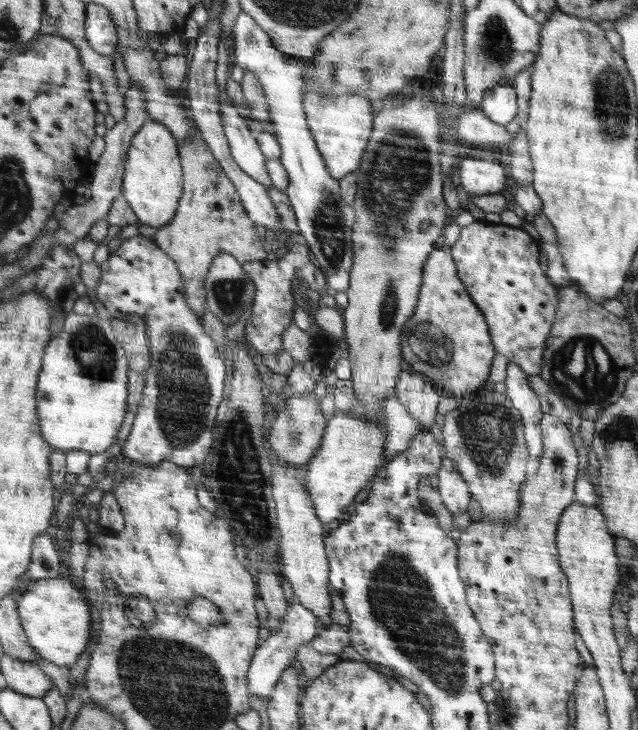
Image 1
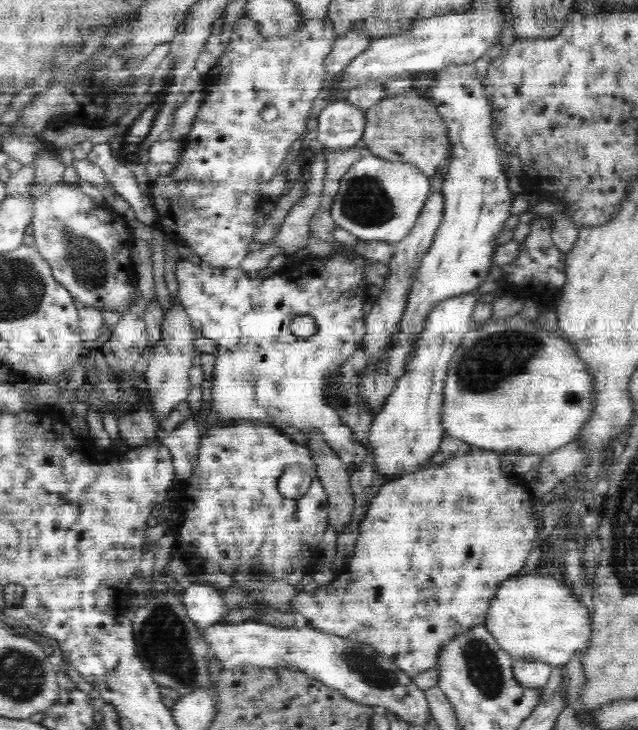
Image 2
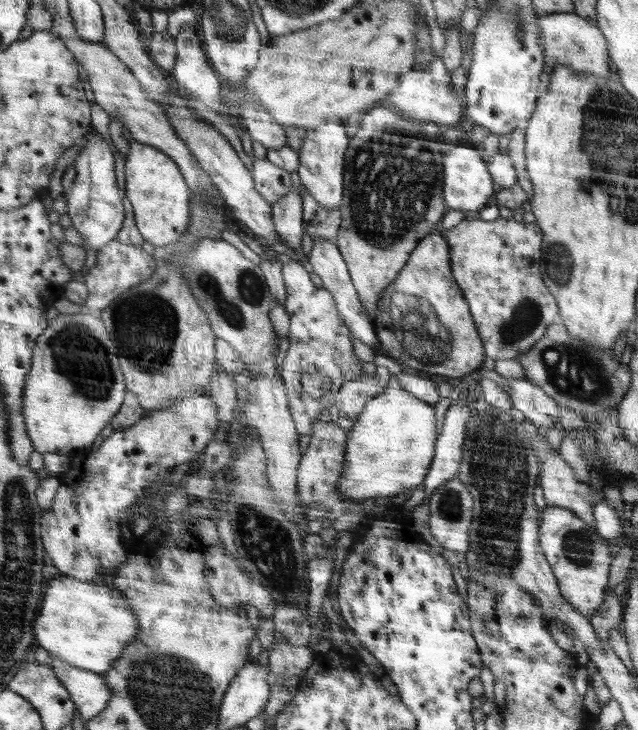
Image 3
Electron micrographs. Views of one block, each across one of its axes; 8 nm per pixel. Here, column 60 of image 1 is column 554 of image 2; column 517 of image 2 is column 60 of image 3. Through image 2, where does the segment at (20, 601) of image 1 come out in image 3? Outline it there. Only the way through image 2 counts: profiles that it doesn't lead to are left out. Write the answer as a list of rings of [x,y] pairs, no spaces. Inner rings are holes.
[[[58,574],[49,580],[40,616],[35,618],[35,634],[37,646],[46,649],[48,653],[72,666],[102,674],[111,670],[122,658],[123,651],[135,642],[136,632],[140,632],[138,624],[131,604],[119,590],[96,586],[94,581],[76,580],[76,577]]]

